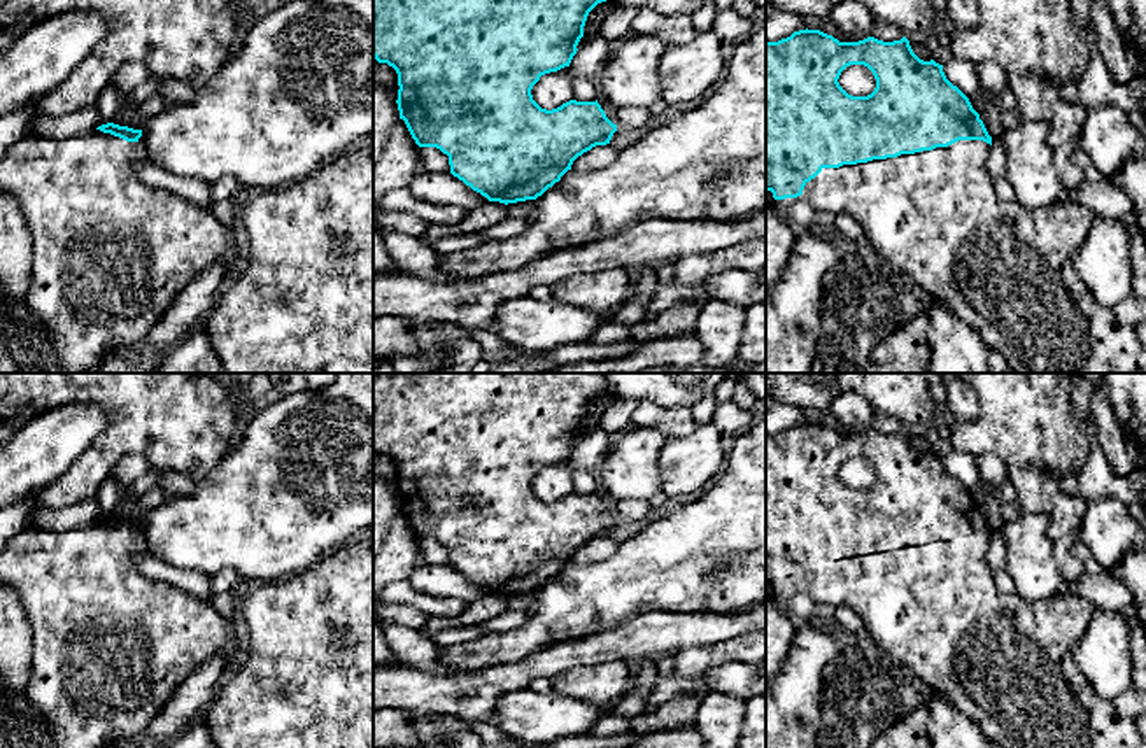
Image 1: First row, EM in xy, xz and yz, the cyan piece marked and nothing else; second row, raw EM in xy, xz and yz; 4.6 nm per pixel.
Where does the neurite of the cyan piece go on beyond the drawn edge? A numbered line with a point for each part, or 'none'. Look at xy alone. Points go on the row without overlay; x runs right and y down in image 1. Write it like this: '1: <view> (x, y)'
1: xy (111, 645)

